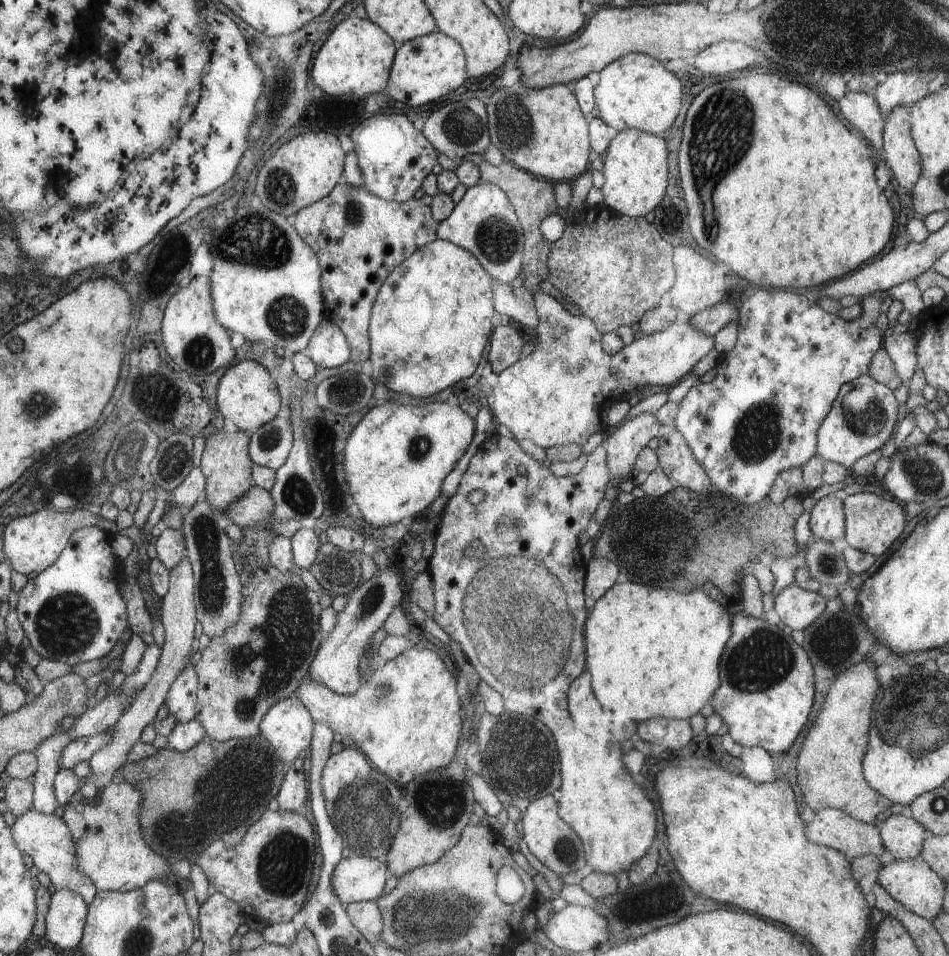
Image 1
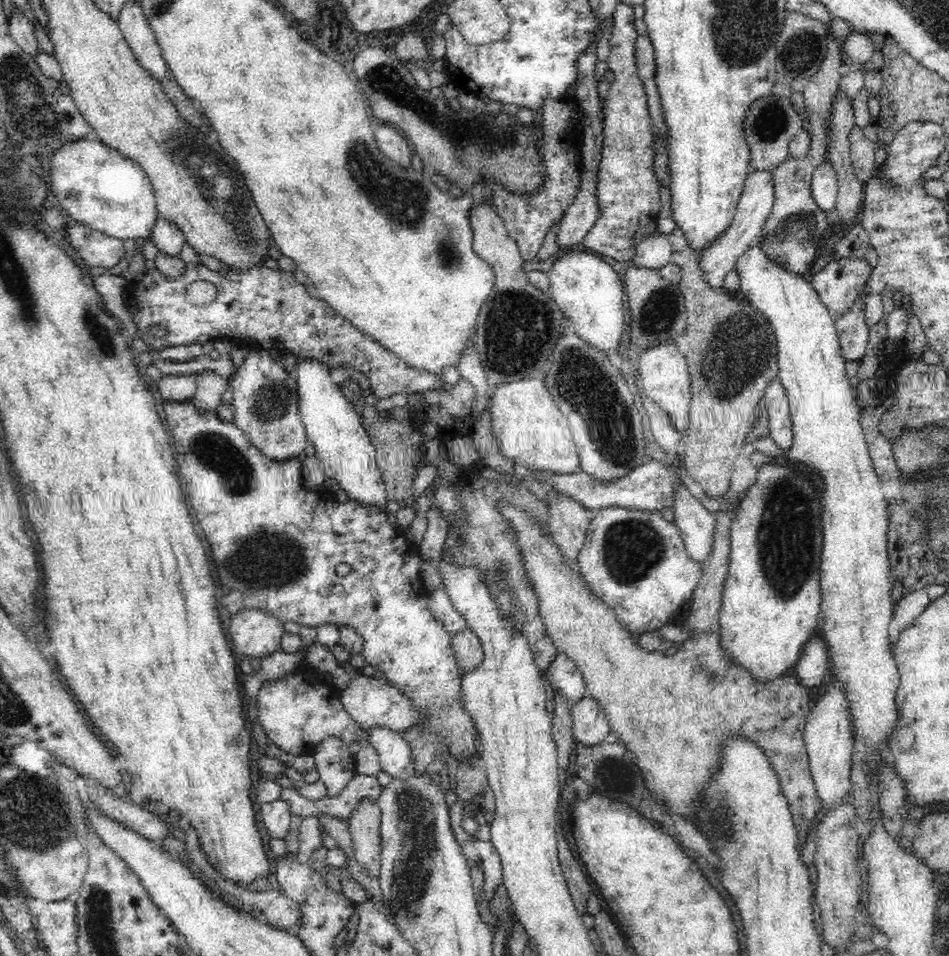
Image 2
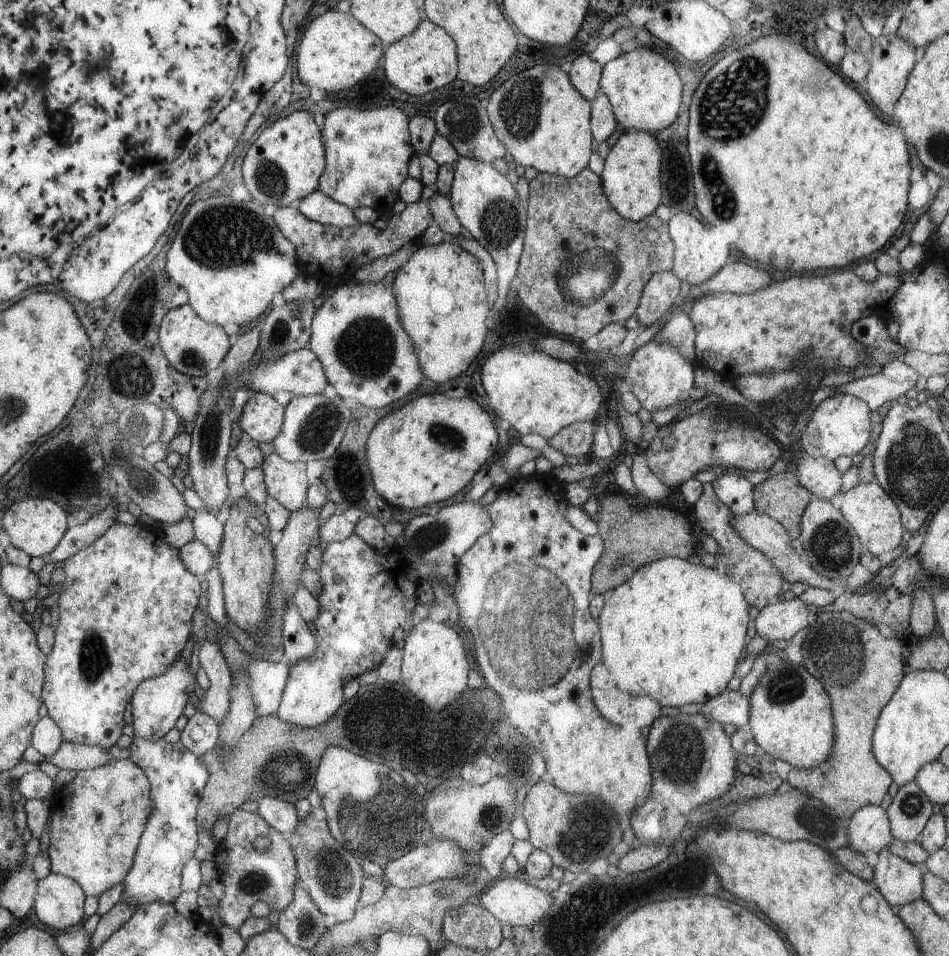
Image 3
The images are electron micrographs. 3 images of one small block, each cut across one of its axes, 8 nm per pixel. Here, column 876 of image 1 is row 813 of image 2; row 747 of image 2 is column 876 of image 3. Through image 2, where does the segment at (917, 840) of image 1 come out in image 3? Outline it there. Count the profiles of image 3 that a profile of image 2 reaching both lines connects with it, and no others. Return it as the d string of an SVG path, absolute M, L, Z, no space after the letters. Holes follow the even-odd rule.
M876 805L862 807L848 821L849 846L854 850L879 853L892 842L889 816L884 808Z

